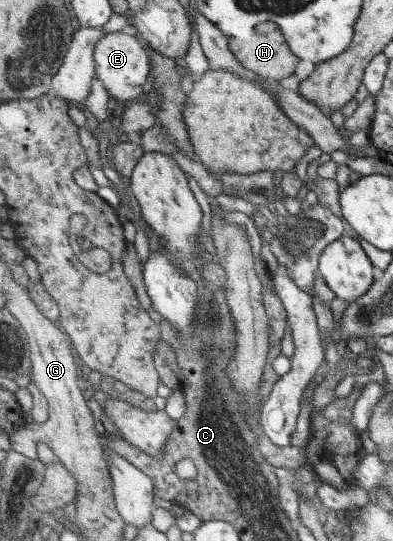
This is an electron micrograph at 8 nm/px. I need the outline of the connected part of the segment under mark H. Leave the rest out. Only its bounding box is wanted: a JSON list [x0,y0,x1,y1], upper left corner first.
[229,22,300,81]

